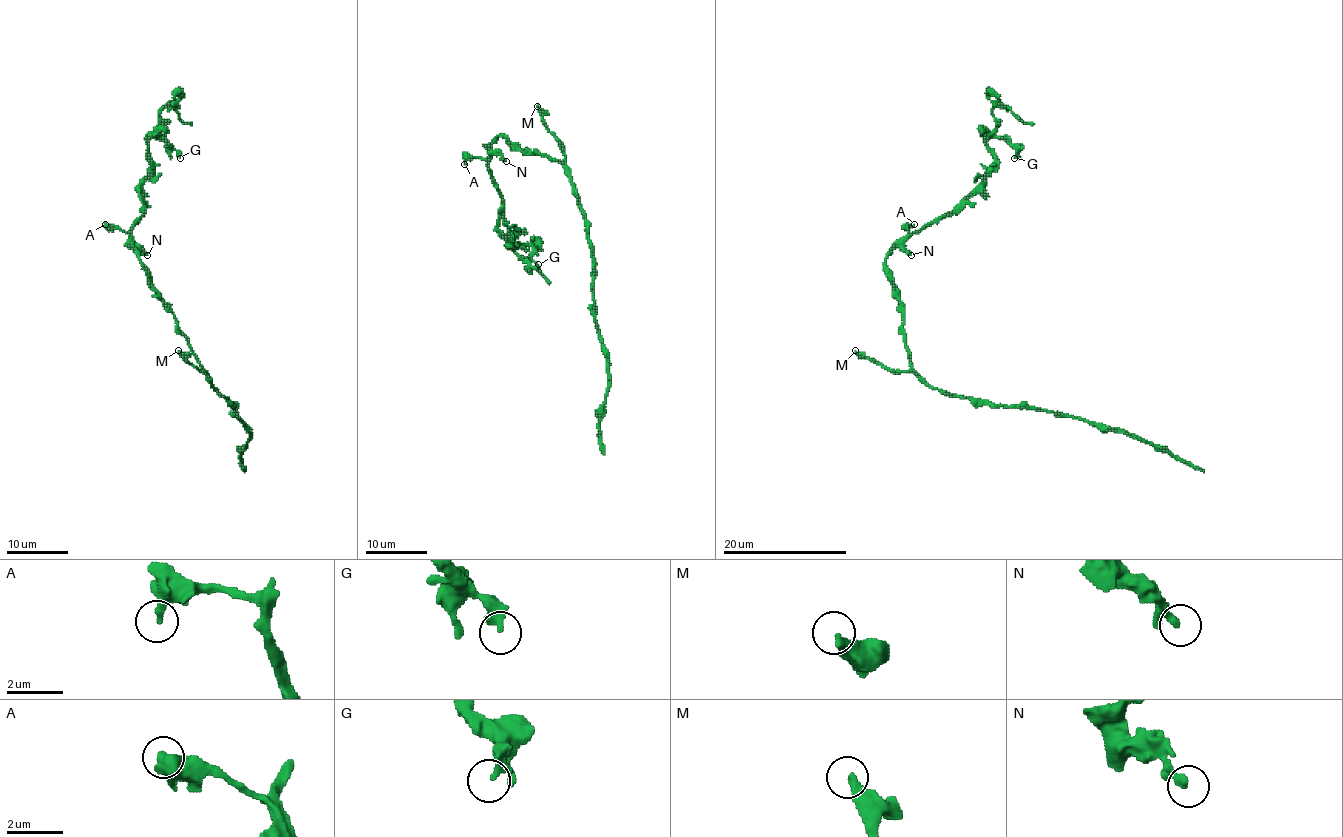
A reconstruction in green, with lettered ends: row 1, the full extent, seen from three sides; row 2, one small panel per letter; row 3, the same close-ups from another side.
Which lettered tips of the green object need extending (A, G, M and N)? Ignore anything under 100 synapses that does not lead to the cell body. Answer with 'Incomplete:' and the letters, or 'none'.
Incomplete: M

